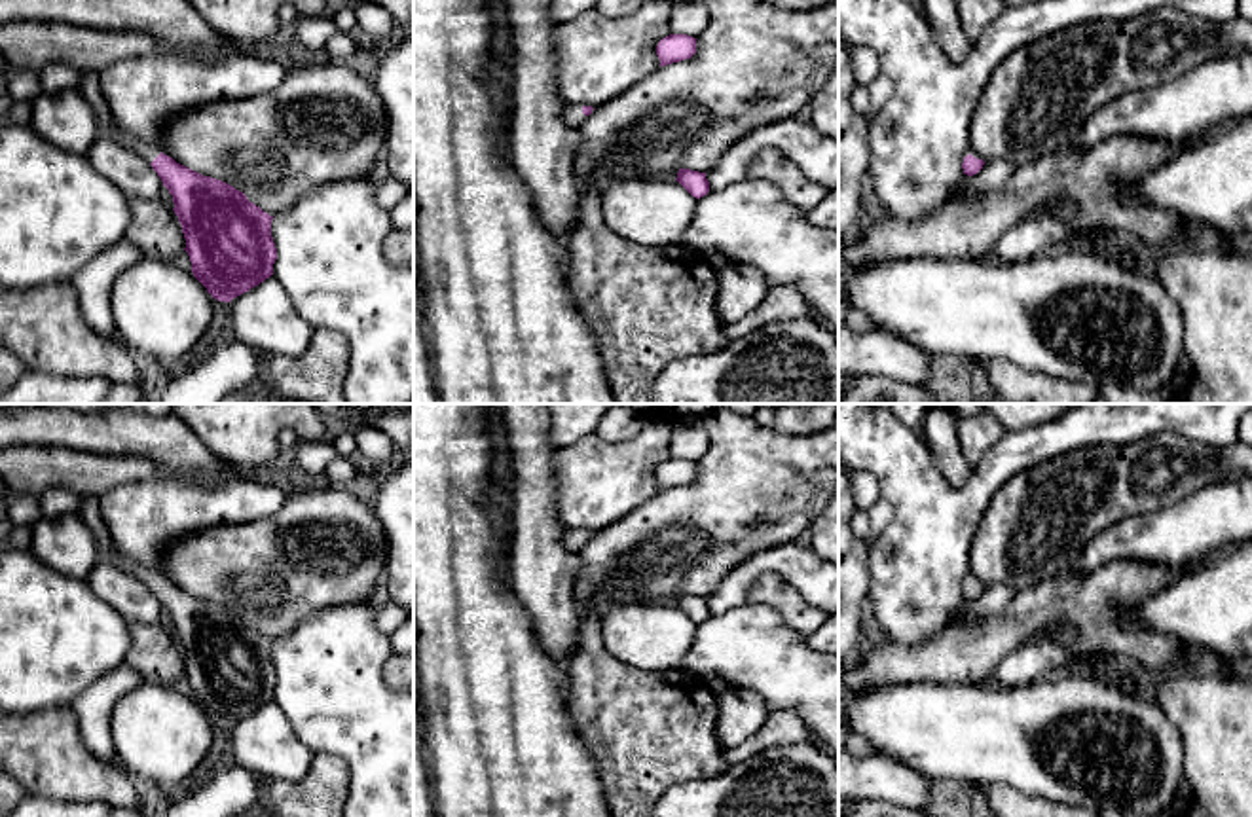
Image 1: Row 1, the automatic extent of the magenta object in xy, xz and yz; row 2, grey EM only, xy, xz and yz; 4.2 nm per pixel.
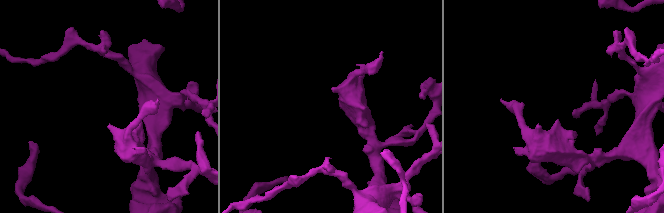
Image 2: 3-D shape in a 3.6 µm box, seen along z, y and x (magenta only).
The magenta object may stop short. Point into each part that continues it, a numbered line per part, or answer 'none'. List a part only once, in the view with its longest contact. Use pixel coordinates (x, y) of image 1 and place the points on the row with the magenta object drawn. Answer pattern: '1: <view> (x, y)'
1: xy (90, 88)

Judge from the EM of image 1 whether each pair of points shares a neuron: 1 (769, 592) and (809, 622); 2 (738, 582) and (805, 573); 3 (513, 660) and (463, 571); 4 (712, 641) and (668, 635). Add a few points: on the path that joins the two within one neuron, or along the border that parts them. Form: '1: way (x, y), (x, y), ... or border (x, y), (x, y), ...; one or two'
1: way (778, 596), (799, 617); one
2: way (755, 567), (788, 565); one
3: way (490, 637), (465, 613), (463, 594); one
4: border (697, 624), (693, 645), (681, 666); two

